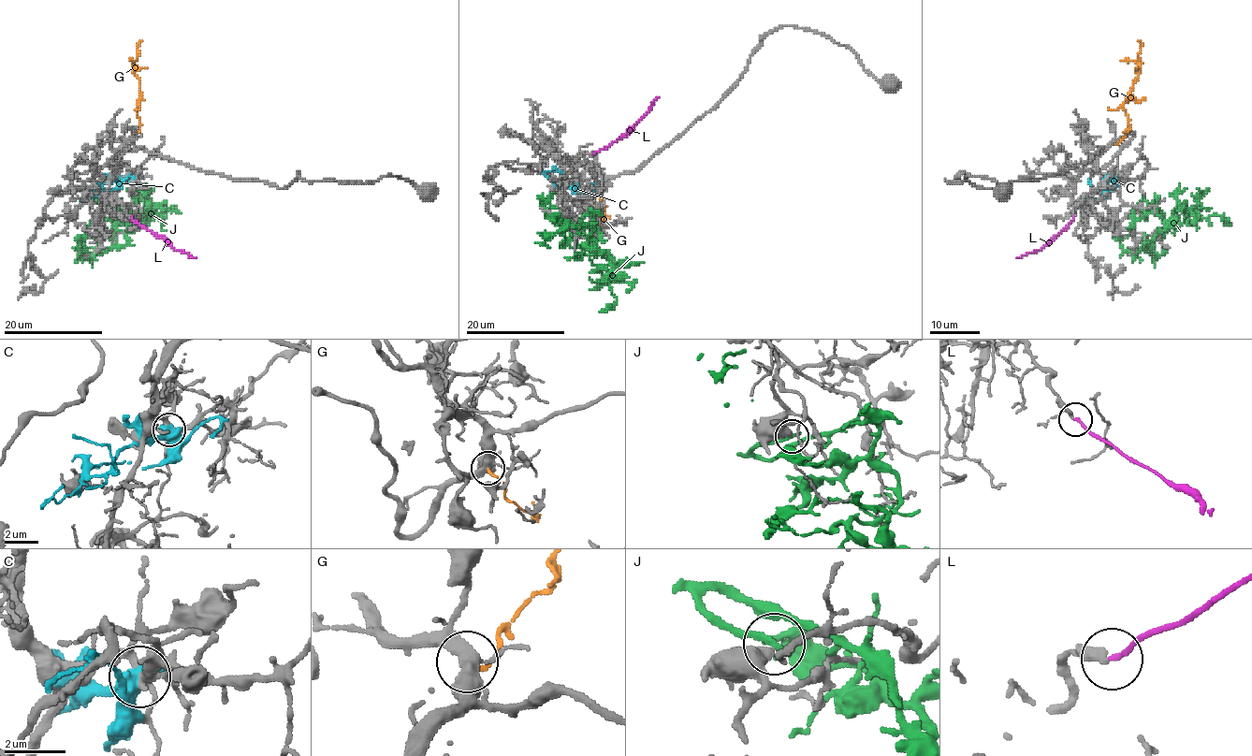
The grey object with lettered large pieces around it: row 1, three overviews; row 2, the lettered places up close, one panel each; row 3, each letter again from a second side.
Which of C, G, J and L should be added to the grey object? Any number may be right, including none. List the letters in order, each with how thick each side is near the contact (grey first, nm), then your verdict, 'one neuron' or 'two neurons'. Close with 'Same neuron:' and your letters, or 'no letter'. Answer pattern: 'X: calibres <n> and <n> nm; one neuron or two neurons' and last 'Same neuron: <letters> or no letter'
C: calibres 240 and 550 nm; two neurons
G: calibres 360 and 120 nm; one neuron
J: calibres 480 and 240 nm; two neurons
L: calibres 260 and 170 nm; two neurons
Same neuron: G

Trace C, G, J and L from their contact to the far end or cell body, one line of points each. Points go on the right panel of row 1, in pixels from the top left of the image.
C: (1117, 178), (1108, 179), (1098, 189), (1102, 194), (1098, 200), (1091, 200), (1091, 194)
G: (1113, 143), (1118, 142), (1129, 127), (1122, 104), (1128, 97), (1138, 73), (1141, 43), (1138, 39)
J: (1138, 206), (1144, 197), (1134, 221), (1162, 216), (1166, 232), (1142, 248), (1127, 252), (1112, 219)
L: (1074, 217), (1040, 250), (1017, 258)

